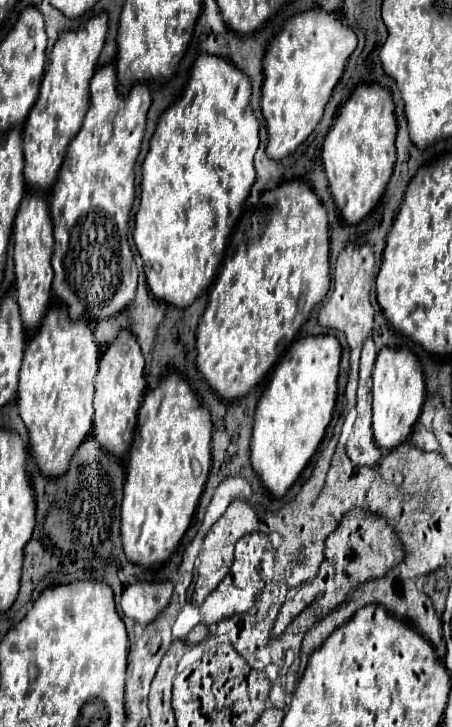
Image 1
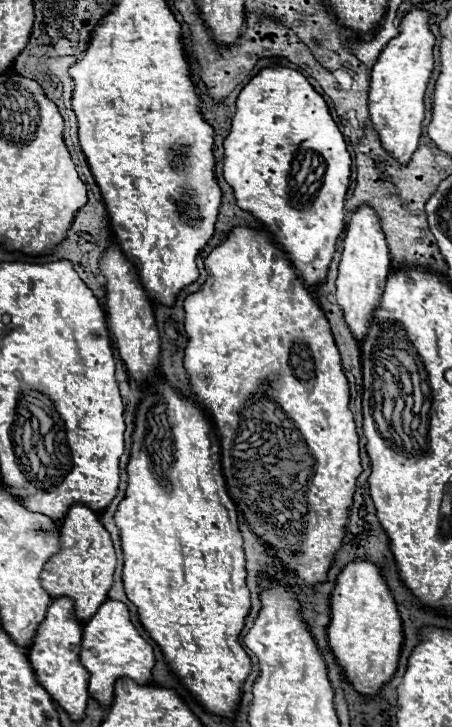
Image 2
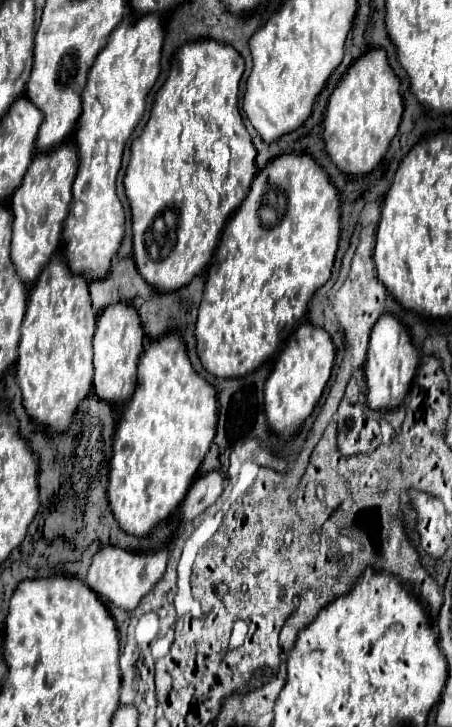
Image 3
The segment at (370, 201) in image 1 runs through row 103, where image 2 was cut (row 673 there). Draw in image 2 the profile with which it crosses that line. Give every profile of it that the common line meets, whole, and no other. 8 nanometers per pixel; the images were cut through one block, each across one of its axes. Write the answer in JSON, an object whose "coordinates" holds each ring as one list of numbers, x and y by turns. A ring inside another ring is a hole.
{"coordinates":[[354,560,346,564,338,574,330,606,330,648,354,690,372,698,394,676,402,646,402,620,378,566,368,560]]}

